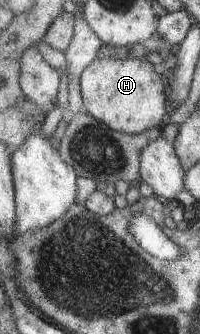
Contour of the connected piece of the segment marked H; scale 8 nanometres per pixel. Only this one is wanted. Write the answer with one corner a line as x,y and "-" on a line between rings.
96,58
81,73
80,91
83,109
106,123
112,130
124,134
140,134
162,127
168,121
166,84
160,75
161,67
145,58

